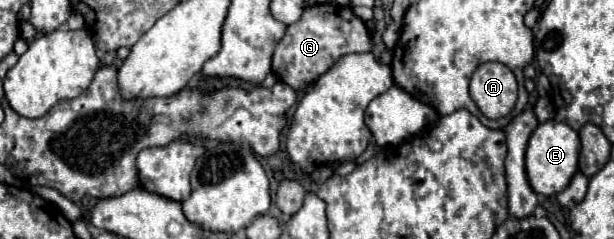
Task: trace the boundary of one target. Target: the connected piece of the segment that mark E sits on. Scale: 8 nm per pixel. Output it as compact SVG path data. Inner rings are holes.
M559 121L539 123L529 137L527 153L525 153L525 171L533 191L541 195L555 195L563 191L577 171L577 157L579 157L577 131L573 131L569 125Z

